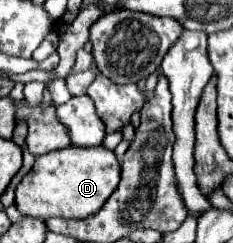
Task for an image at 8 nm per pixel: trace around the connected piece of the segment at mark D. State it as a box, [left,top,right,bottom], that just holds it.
[16,146,120,218]

